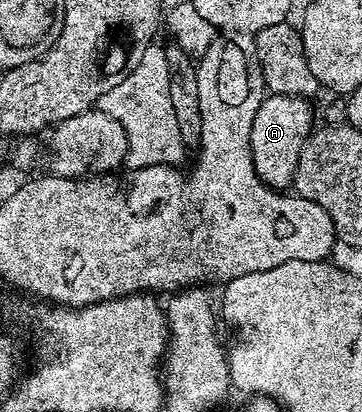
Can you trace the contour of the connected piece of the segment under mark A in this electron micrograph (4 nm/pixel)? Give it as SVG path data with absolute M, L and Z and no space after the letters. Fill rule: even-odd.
M270 94L263 97L260 109L256 110L247 148L257 176L270 188L286 190L293 183L300 150L314 126L309 104L305 97Z

